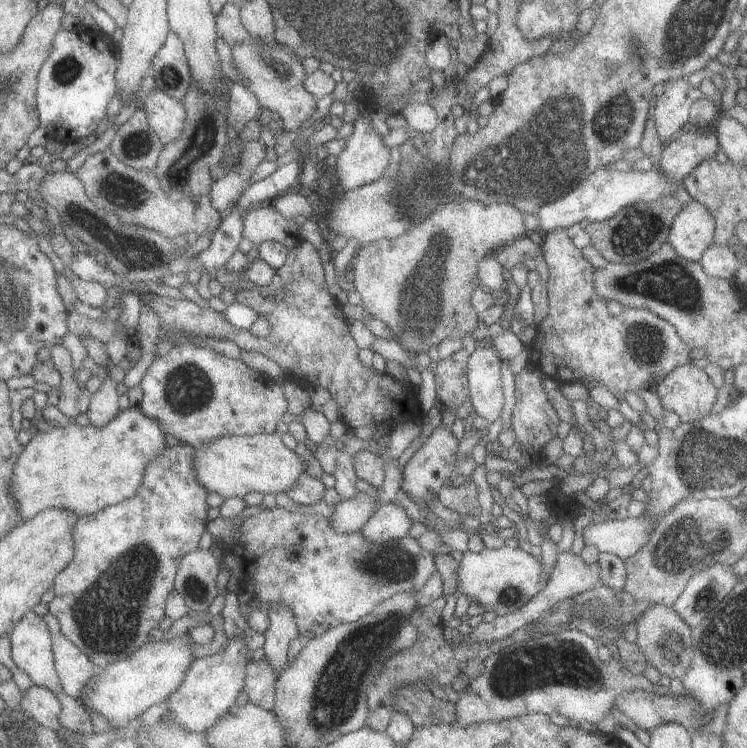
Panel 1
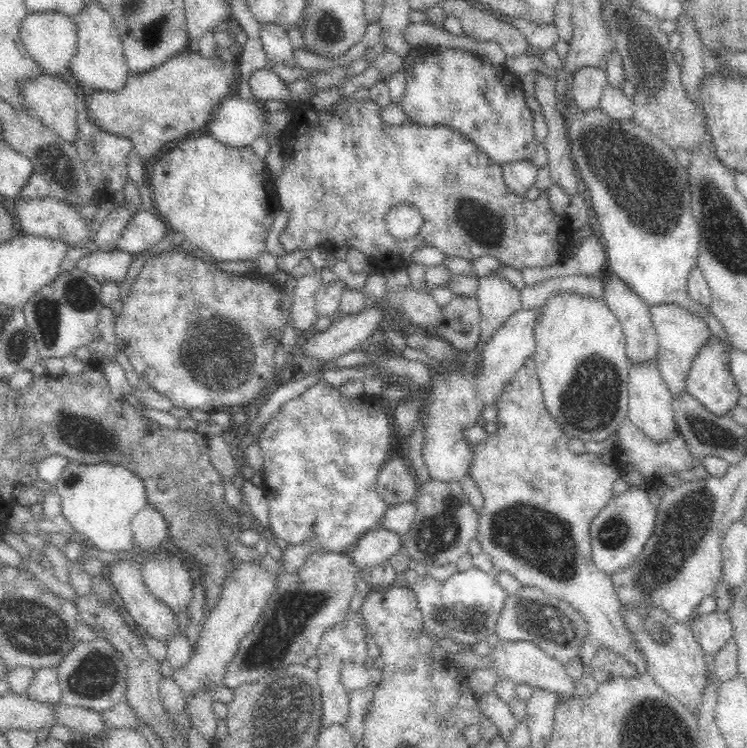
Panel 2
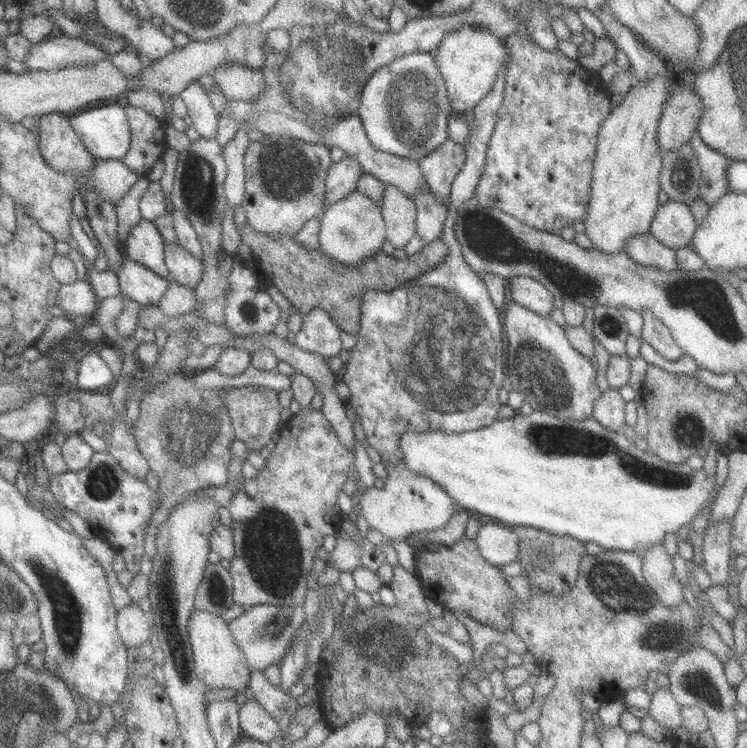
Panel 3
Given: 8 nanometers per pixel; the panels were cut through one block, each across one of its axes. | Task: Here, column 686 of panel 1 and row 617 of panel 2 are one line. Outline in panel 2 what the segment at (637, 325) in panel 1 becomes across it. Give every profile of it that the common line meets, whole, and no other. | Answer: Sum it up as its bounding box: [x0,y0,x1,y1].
[316,609,367,730]

